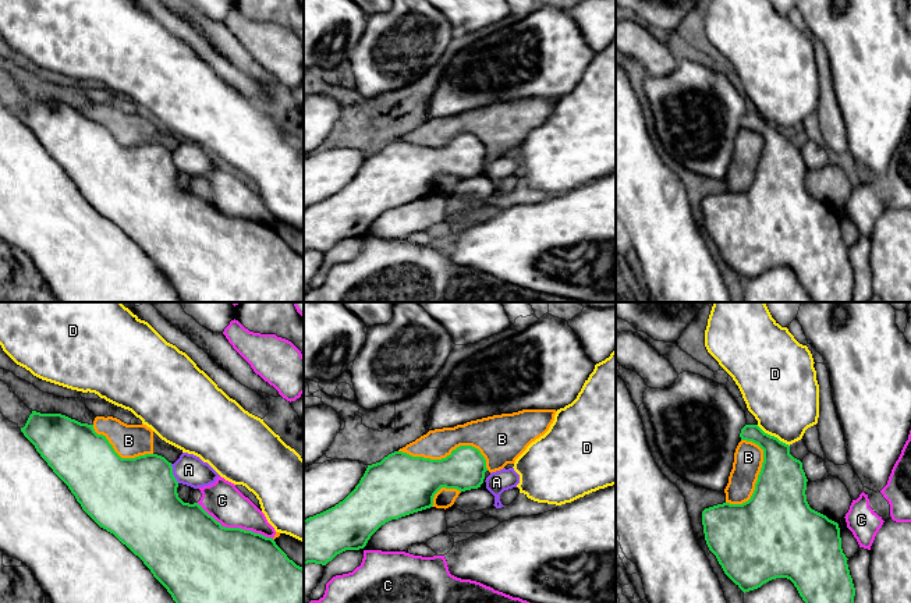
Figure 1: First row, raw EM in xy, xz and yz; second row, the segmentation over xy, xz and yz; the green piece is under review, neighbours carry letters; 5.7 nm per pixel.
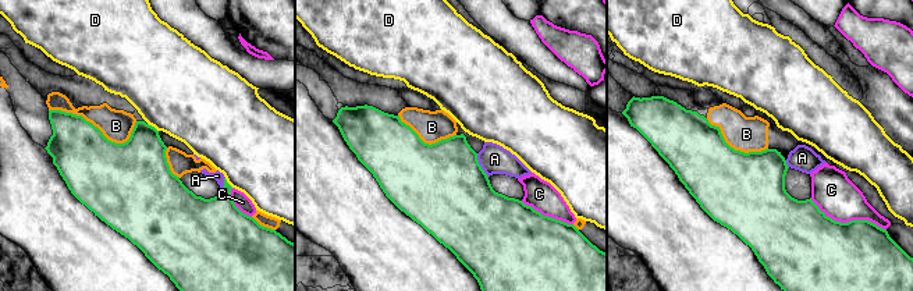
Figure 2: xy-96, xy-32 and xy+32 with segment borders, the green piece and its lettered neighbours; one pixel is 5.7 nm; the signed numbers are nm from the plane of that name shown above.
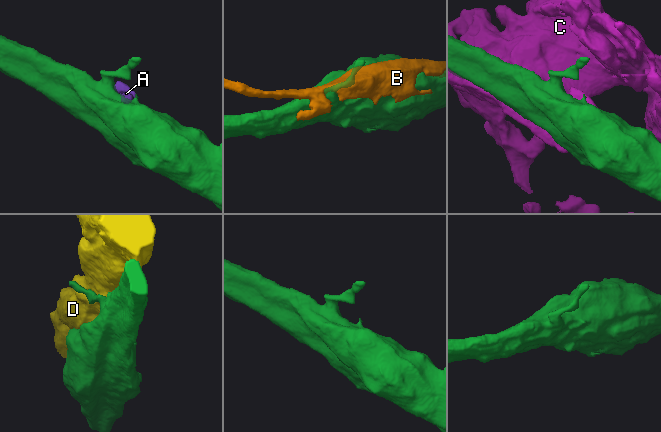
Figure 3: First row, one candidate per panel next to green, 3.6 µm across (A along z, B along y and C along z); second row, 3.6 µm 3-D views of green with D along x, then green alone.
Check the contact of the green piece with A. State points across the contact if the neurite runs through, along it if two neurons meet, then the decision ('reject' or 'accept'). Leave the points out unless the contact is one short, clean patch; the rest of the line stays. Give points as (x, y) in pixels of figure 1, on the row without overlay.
accept

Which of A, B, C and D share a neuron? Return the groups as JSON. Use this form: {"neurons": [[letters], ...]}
{"neurons": [["A"], ["B"], ["C"], ["D"]]}

